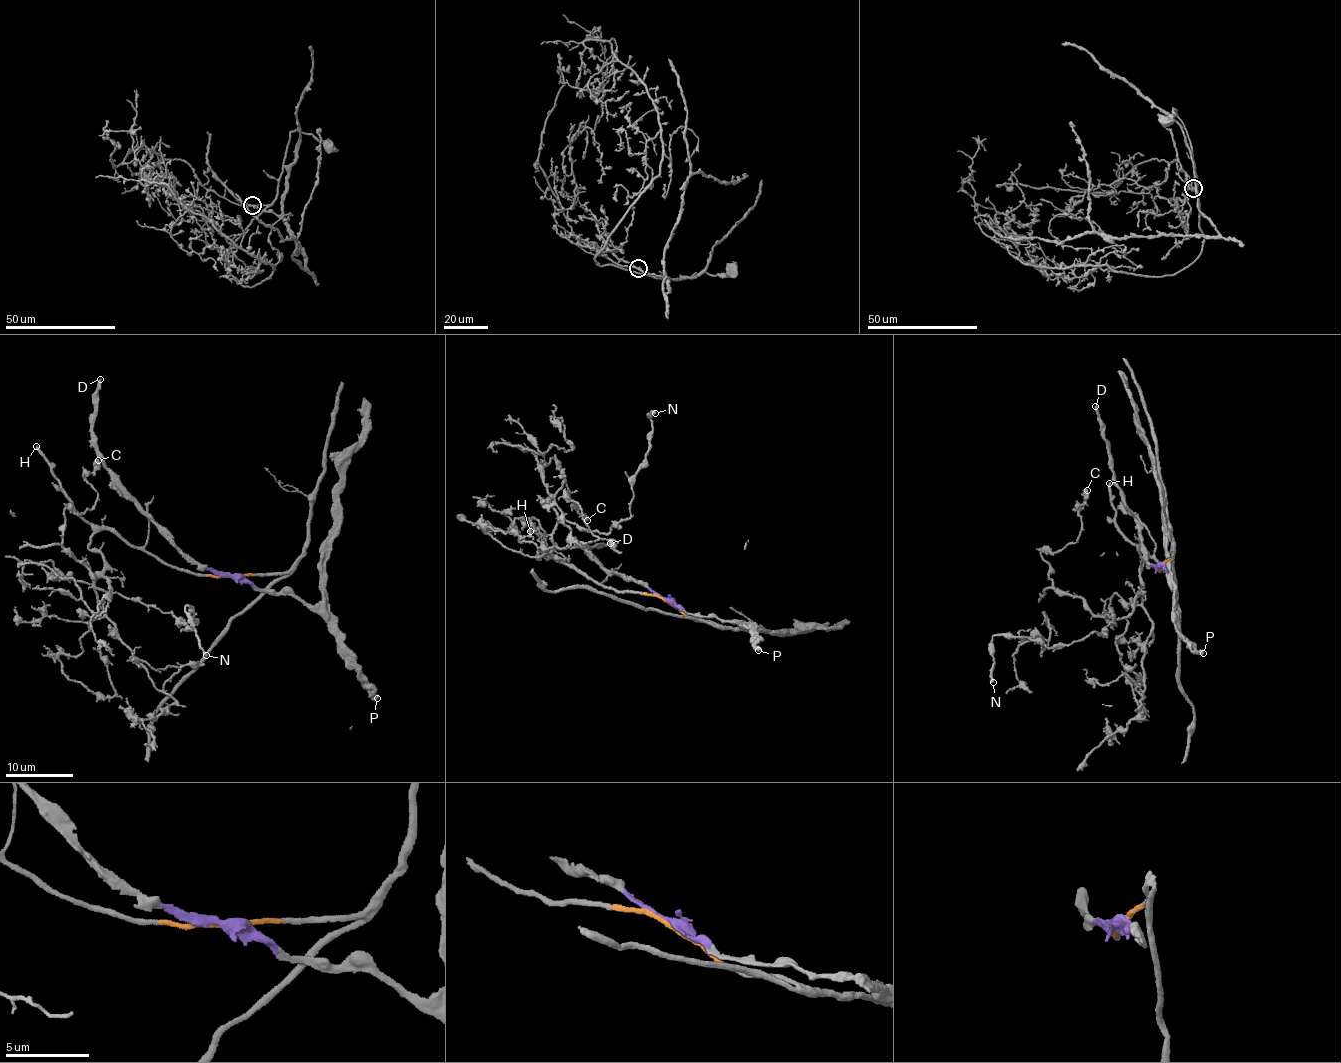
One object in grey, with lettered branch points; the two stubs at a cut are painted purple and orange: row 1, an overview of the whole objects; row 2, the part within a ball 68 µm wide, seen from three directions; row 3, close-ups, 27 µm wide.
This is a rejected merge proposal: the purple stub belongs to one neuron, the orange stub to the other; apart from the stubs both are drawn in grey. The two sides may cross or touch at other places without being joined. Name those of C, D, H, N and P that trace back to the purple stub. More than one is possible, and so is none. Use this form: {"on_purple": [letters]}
{"on_purple": ["D", "P"]}

